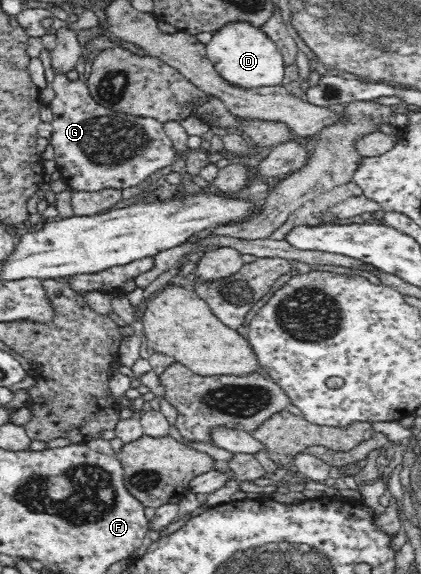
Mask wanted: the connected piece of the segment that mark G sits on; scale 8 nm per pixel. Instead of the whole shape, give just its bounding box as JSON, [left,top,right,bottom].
[48,71,183,191]

